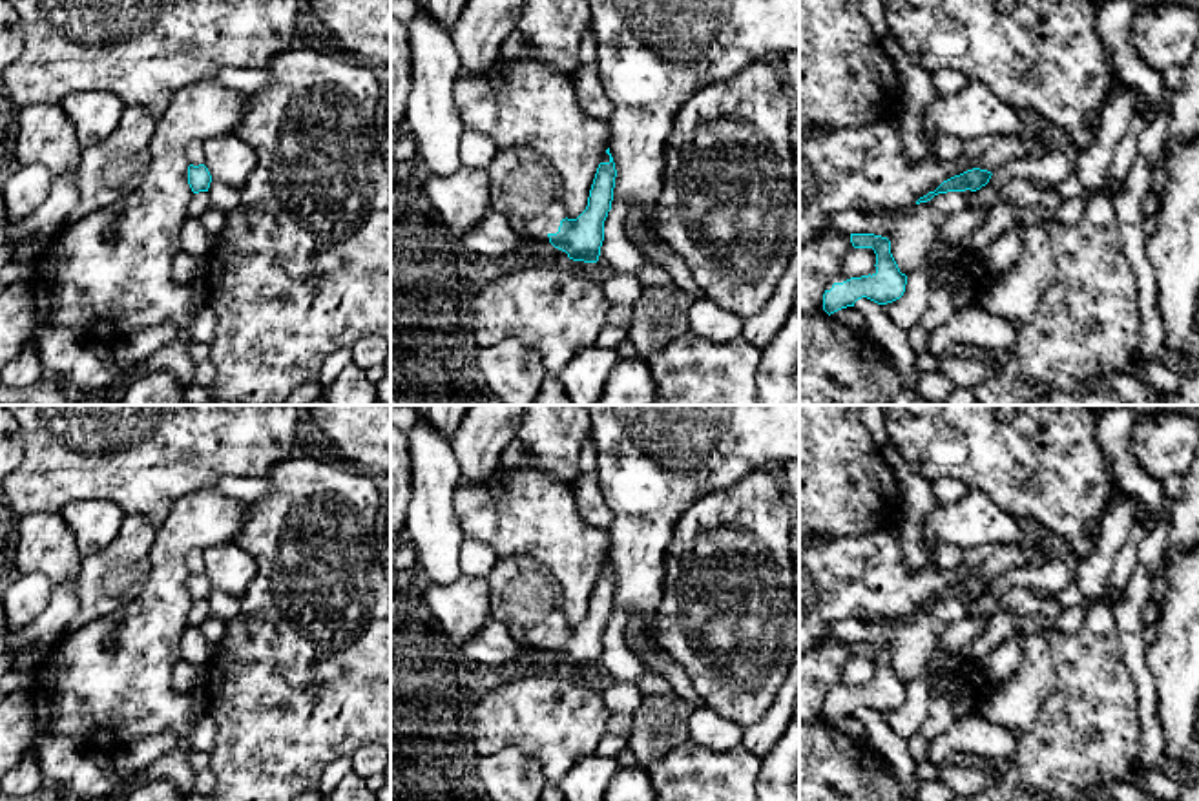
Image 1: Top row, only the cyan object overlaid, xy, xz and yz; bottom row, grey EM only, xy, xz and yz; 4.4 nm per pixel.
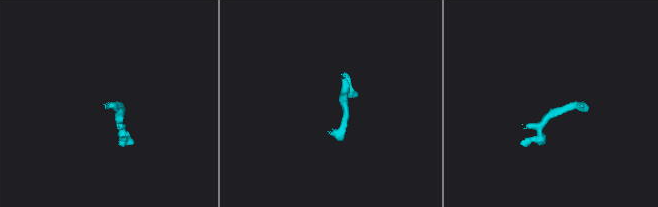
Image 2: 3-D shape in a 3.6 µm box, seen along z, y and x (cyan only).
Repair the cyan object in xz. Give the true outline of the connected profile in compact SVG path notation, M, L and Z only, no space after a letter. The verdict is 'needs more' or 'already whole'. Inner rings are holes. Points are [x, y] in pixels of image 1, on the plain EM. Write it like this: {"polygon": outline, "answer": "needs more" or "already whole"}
{"polygon": "M610 557L597 577L588 615L577 628L566 624L557 578L533 558L500 558L487 582L491 615L522 646L553 653L573 670L599 670L617 586Z", "answer": "needs more"}

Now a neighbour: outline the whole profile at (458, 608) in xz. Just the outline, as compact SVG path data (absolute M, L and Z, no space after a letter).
M460 575L451 584L427 584L420 604L429 609L433 622L449 637L451 644L462 650L464 642L491 617L489 582L482 577Z

